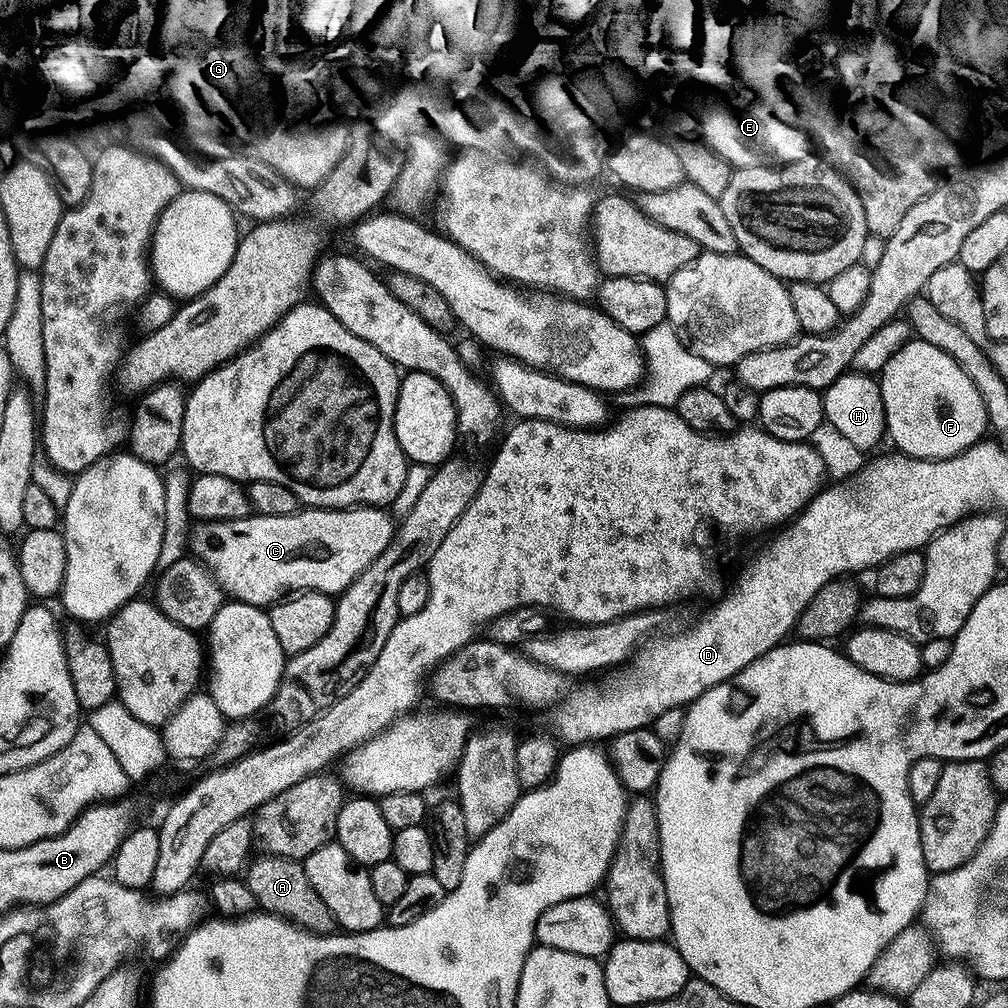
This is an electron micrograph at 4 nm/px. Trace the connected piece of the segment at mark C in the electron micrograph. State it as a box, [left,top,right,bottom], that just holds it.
[190,506,394,606]

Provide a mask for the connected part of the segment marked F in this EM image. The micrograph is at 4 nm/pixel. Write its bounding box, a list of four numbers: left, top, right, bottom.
[878,338,989,460]

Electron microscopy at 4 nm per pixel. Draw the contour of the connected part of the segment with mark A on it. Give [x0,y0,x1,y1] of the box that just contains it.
[244,854,335,935]

